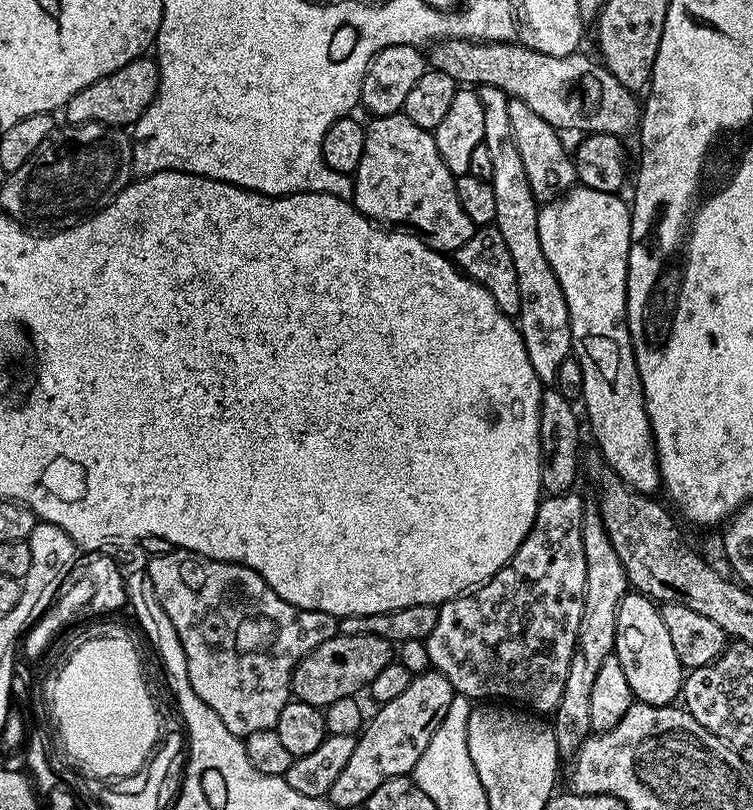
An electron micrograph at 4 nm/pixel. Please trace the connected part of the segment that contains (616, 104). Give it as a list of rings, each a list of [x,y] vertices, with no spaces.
[[[442,40],[427,49],[426,60],[435,71],[450,74],[457,85],[494,86],[511,99],[526,102],[526,106],[530,106],[530,110],[534,110],[538,118],[546,118],[546,122],[550,122],[550,126],[558,130],[573,128],[579,134],[609,132],[610,135],[621,138],[627,137],[627,132],[635,133],[639,129],[642,115],[642,104],[637,93],[622,86],[622,82],[618,82],[618,78],[614,78],[614,74],[610,74],[599,59],[591,60],[582,53],[583,51],[577,50],[565,56],[555,56],[542,54],[519,42],[489,44],[474,40]]]

